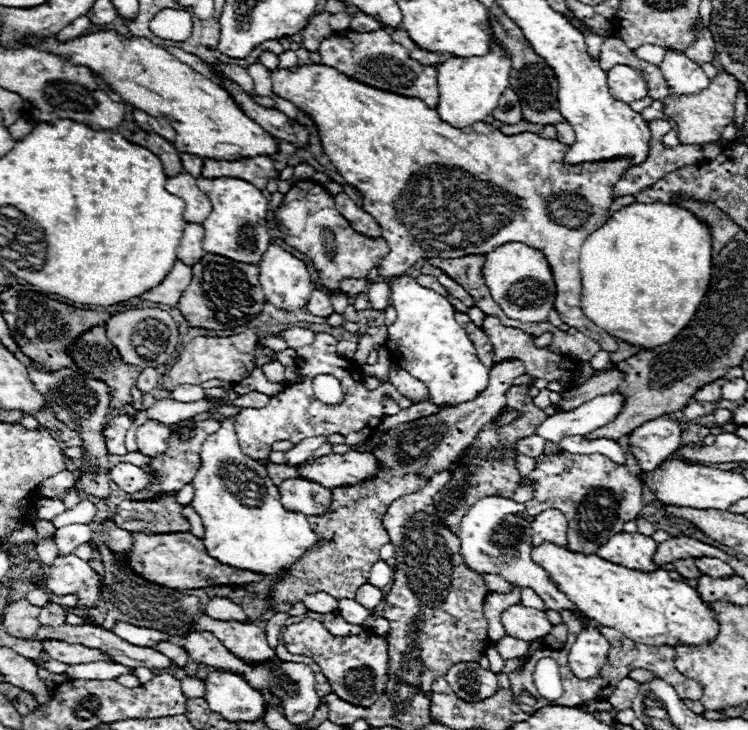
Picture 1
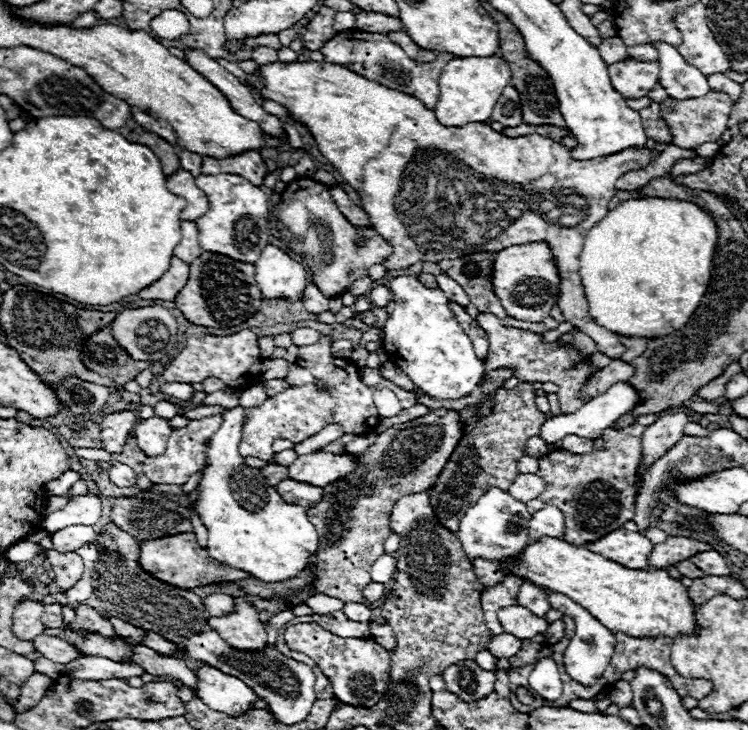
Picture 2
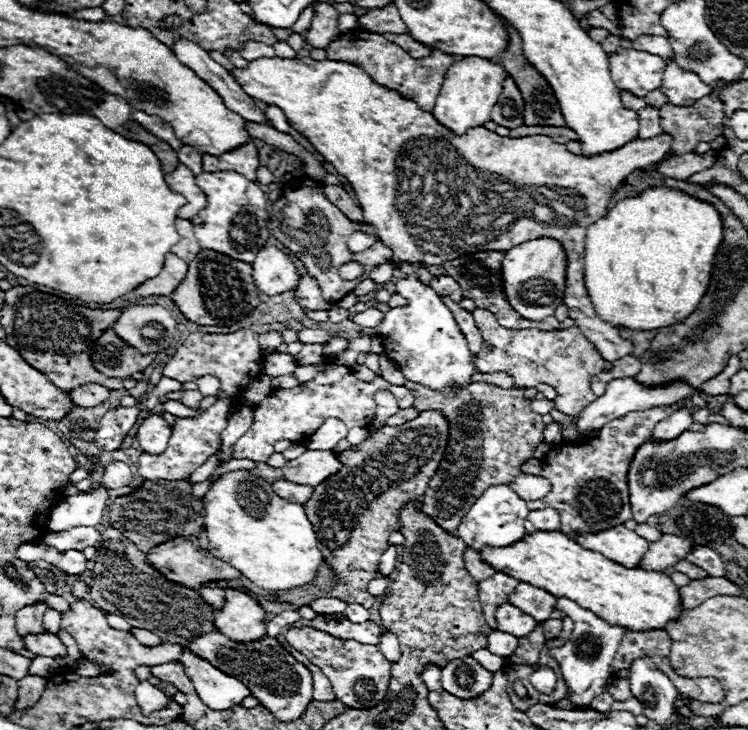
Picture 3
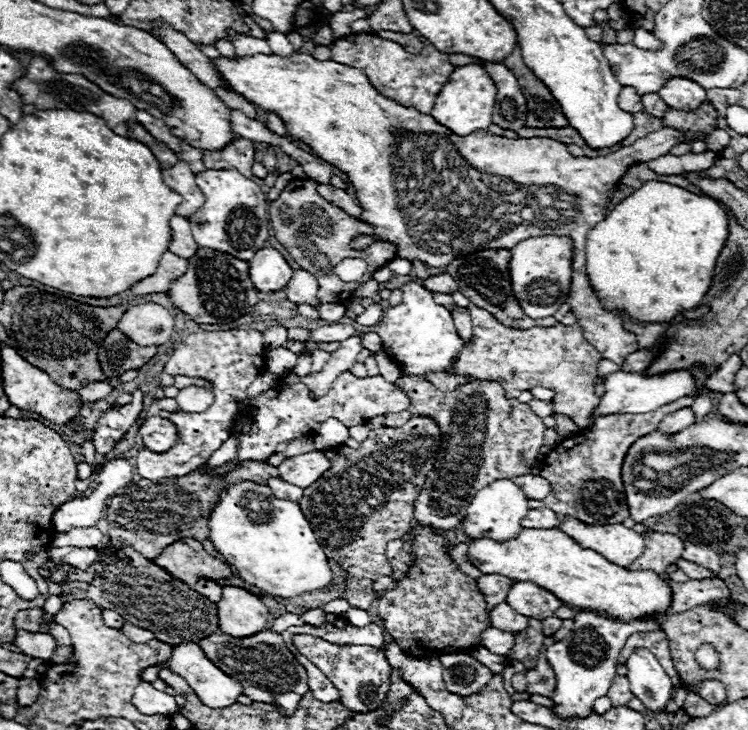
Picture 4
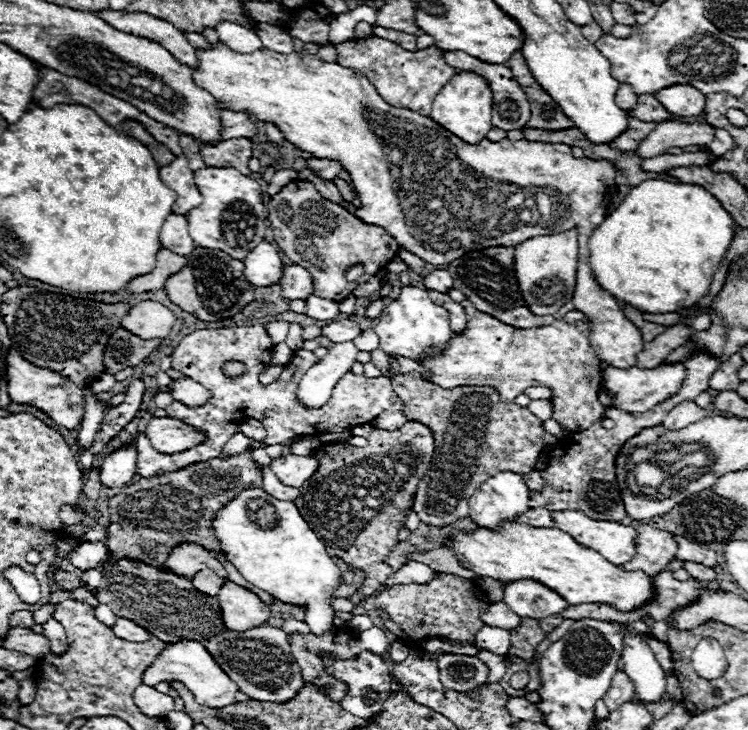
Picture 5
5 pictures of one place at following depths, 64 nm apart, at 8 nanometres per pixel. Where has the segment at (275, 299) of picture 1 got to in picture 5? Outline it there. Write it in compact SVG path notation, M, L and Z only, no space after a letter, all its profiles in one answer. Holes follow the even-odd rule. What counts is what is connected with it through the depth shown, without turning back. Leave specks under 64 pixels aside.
M262 242L262 246L256 246L244 260L244 272L246 272L246 280L252 286L272 286L272 284L280 284L282 276L284 276L284 262L278 254L278 250L268 244Z

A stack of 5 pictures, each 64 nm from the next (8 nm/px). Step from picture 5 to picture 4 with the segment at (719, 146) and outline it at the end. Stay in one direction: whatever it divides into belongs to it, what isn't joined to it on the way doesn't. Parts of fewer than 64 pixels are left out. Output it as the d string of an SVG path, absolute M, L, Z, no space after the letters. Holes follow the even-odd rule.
M718 128L718 130L706 140L706 146L708 146L708 150L712 150L712 152L718 154L718 152L722 152L722 150L728 146L728 140L730 140L728 134Z

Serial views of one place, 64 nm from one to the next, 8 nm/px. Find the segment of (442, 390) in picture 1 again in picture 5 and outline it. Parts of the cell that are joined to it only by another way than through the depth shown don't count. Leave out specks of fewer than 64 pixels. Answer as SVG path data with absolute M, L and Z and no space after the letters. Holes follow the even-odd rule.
M404 286L400 298L384 308L380 322L376 326L376 334L380 336L380 348L386 354L398 354L398 356L410 358L414 362L424 354L426 348L434 348L436 354L440 356L442 350L446 350L446 346L450 346L450 338L454 336L454 332L450 330L448 316L450 314L442 306L438 306L430 300L430 296L426 294L424 288Z

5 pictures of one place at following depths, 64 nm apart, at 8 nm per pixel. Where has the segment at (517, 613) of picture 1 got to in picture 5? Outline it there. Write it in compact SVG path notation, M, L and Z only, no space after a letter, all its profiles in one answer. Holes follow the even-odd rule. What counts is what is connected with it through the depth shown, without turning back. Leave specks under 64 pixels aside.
M492 602L482 620L488 626L496 626L502 630L514 630L522 622L522 618L518 618L518 614L514 614L504 602Z

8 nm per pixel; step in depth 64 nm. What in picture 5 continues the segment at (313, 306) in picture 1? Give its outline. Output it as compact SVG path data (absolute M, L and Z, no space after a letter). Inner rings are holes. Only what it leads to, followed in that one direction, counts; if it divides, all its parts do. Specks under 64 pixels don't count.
M284 266L284 278L280 282L282 296L288 300L306 300L314 294L314 282L308 270L302 266Z

